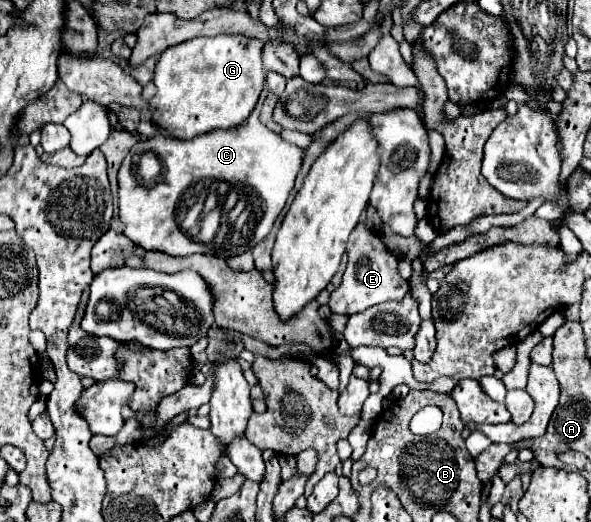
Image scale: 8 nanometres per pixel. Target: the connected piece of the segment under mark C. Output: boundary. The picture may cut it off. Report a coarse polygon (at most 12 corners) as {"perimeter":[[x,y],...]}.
{"perimeter":[[259,119],[193,140],[161,136],[161,180],[118,172],[123,234],[171,256],[213,254],[181,222],[231,190],[271,232],[303,150]]}

